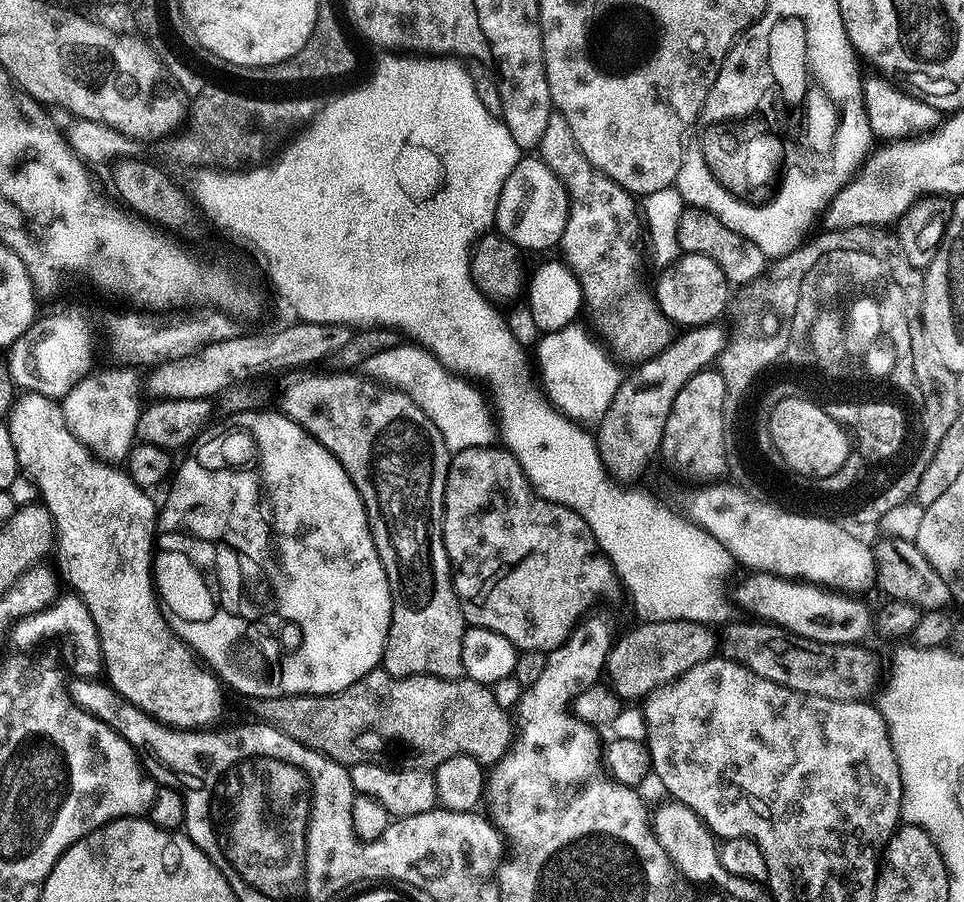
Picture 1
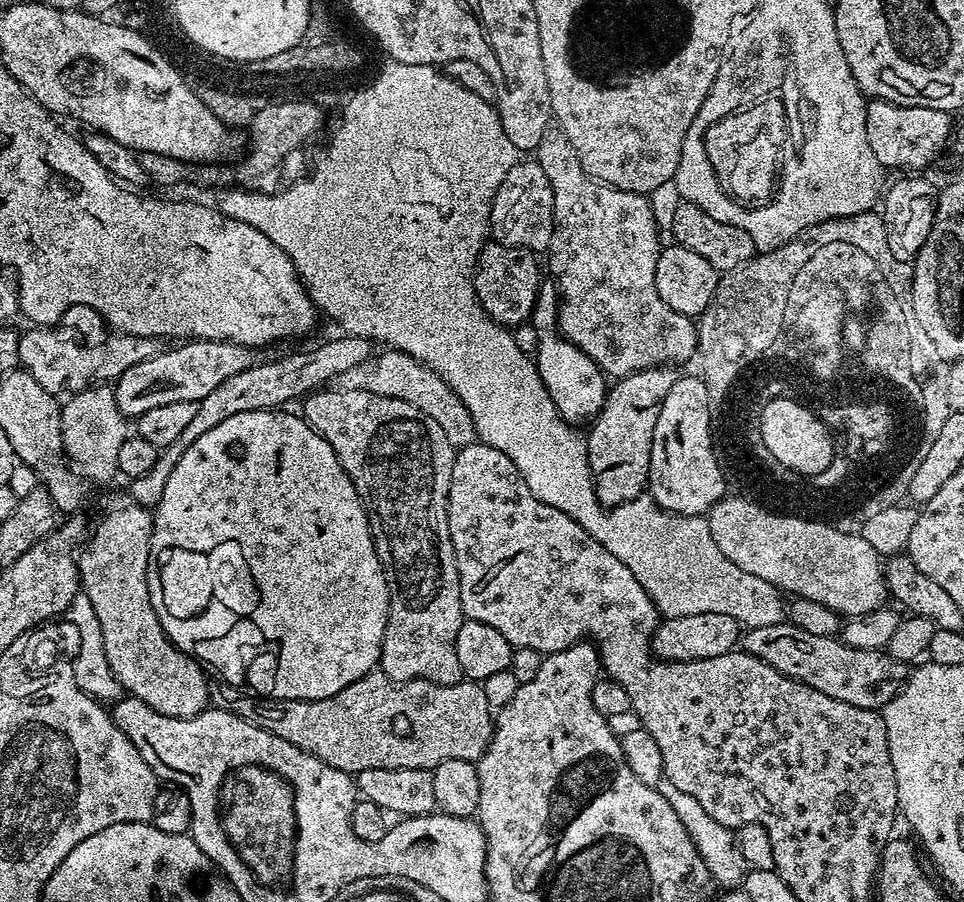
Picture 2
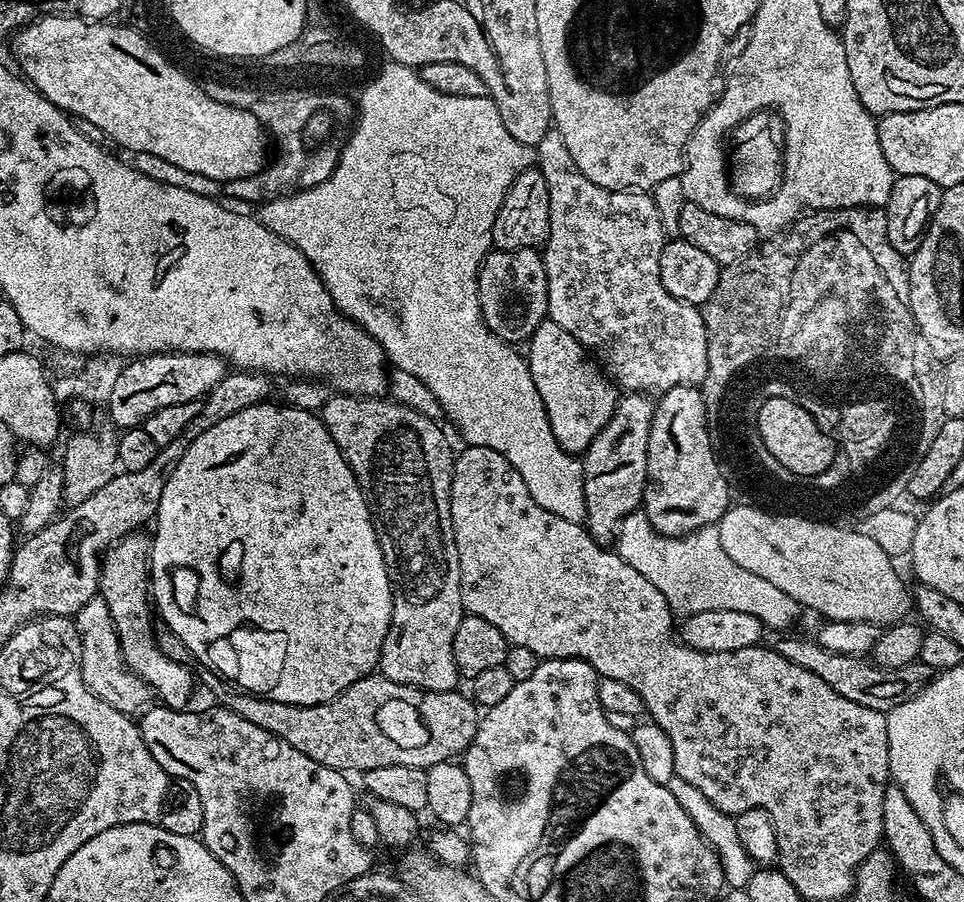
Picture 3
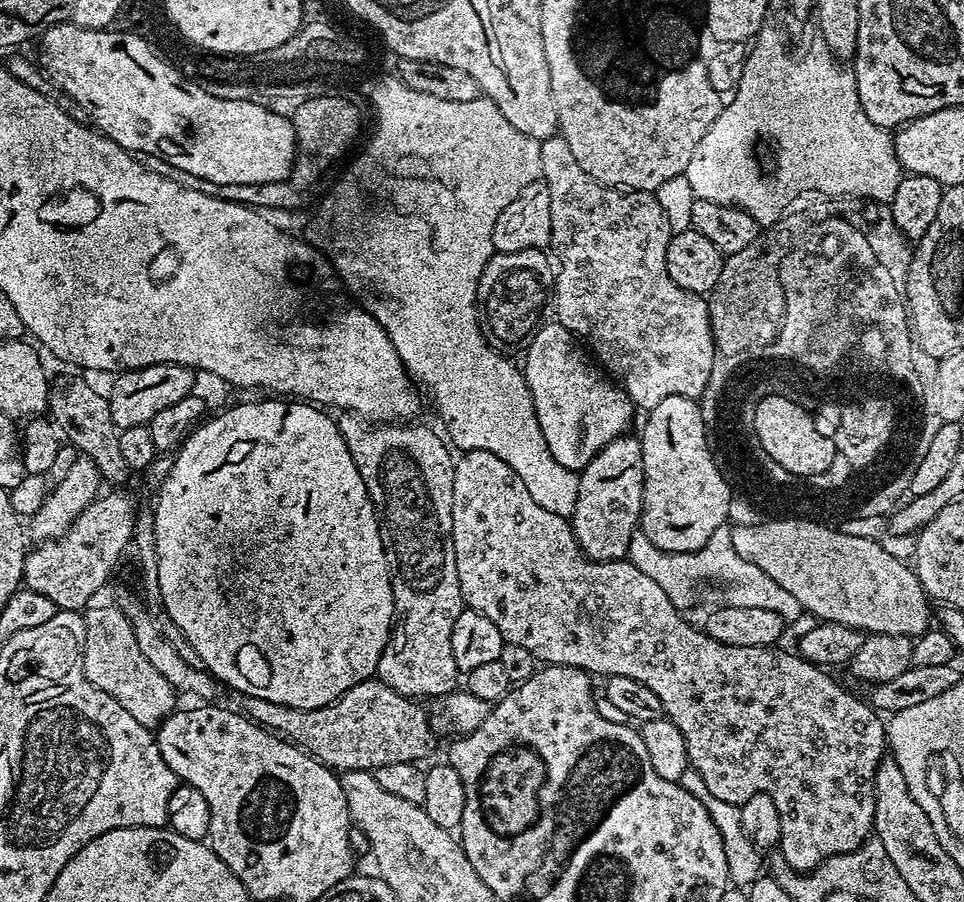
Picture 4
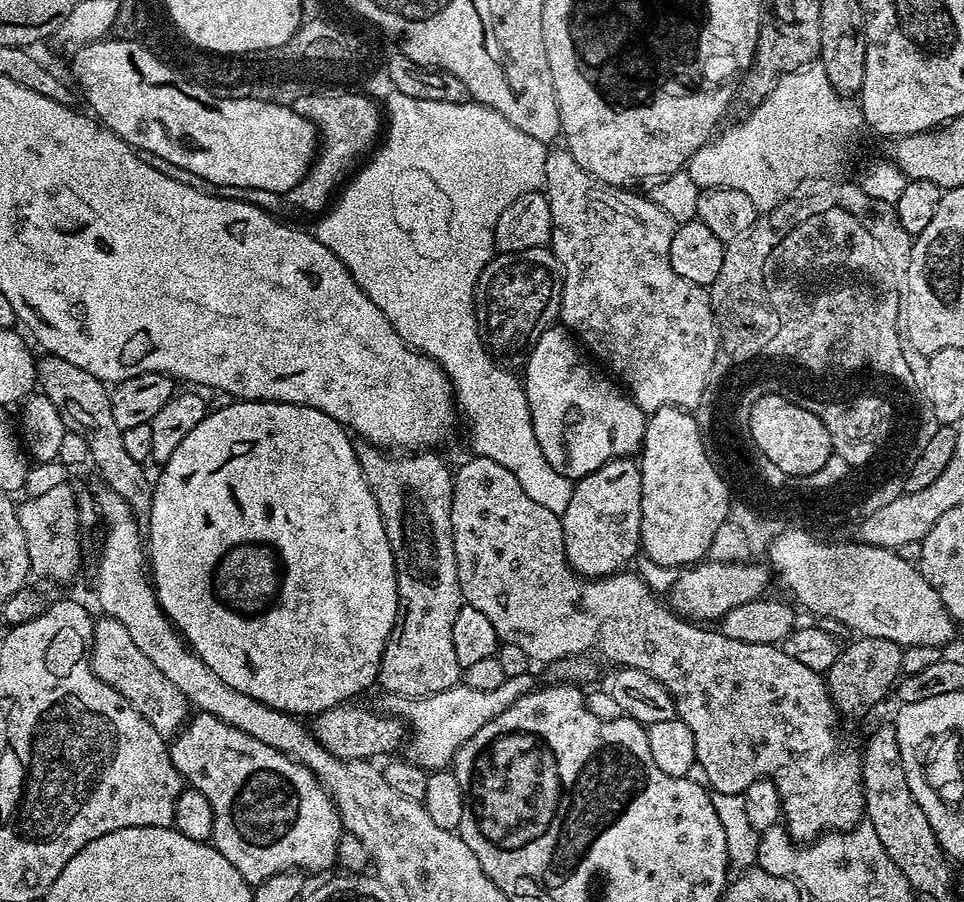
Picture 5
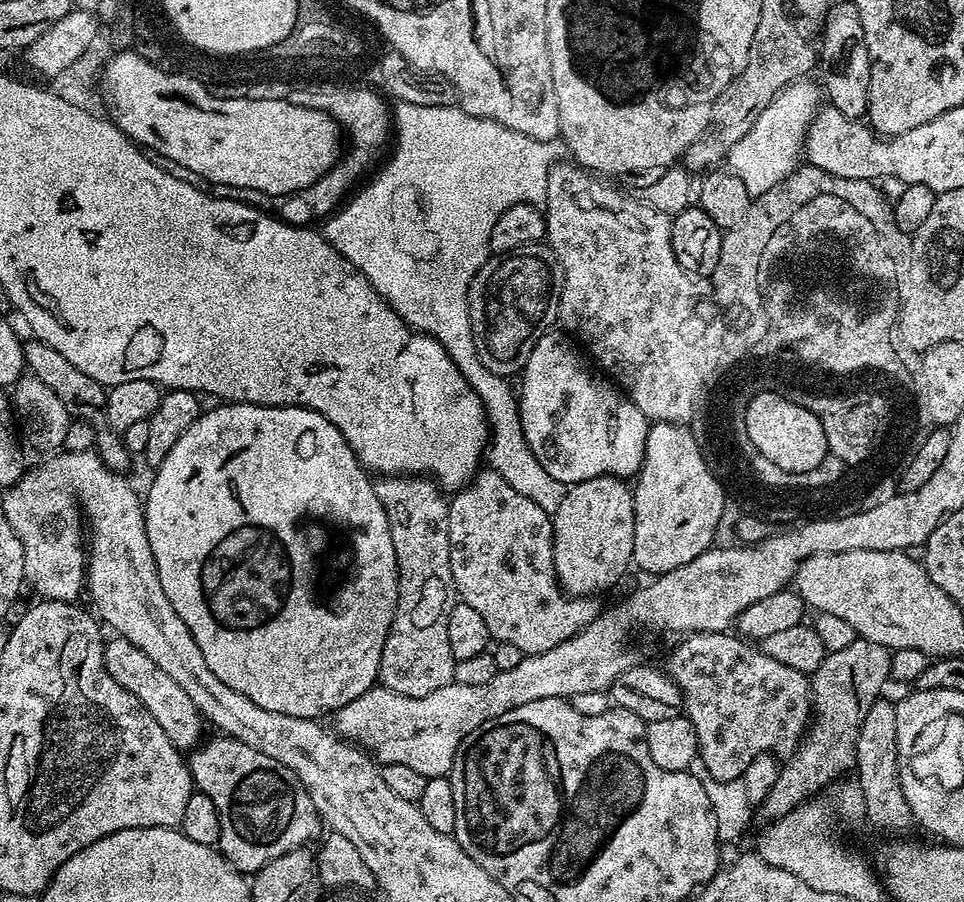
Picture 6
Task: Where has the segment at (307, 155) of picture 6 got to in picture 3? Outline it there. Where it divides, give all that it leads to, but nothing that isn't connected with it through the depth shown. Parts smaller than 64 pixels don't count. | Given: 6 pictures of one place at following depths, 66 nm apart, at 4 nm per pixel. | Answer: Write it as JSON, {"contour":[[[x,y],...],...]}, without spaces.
{"contour":[[[53,14],[51,16],[42,16],[15,33],[16,60],[20,63],[21,68],[19,68],[19,71],[24,79],[37,92],[41,92],[51,104],[58,106],[72,116],[81,116],[89,122],[94,122],[94,125],[98,126],[98,130],[103,132],[109,141],[113,140],[114,143],[129,148],[129,153],[149,151],[150,154],[156,154],[160,158],[164,158],[166,162],[181,167],[182,170],[205,175],[206,178],[212,178],[219,182],[246,178],[265,169],[264,140],[266,137],[261,134],[258,124],[251,121],[250,116],[244,116],[243,110],[235,109],[234,106],[223,105],[222,102],[214,102],[209,95],[206,96],[206,98],[209,98],[208,100],[200,100],[200,92],[192,92],[190,86],[174,86],[174,84],[164,82],[162,74],[160,74],[160,64],[156,64],[156,60],[152,60],[152,48],[148,48],[148,44],[144,44],[144,40],[140,40],[140,36],[132,36],[132,32],[120,32],[120,28],[88,28],[88,25],[88,21],[79,14]]]}

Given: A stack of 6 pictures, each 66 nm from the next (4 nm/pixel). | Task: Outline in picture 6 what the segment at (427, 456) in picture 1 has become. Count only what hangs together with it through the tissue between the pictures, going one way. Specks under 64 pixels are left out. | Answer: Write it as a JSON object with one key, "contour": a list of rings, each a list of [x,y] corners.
{"contour":[[[385,476],[375,481],[378,502],[386,510],[390,538],[394,542],[396,562],[400,575],[400,593],[396,599],[396,613],[392,629],[388,631],[386,646],[382,650],[379,683],[410,698],[426,698],[434,690],[453,683],[456,659],[450,654],[450,641],[446,635],[446,622],[456,596],[450,574],[450,538],[448,537],[448,500],[442,495],[435,480],[422,476]]]}

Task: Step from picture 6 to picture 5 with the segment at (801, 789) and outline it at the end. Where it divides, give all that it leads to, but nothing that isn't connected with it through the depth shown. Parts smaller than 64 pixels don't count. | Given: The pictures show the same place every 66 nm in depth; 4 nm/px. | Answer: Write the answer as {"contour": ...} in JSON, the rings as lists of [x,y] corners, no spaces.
{"contour":[[[860,636],[852,645],[841,651],[838,662],[830,666],[826,674],[828,693],[837,713],[844,716],[864,716],[875,704],[884,700],[888,691],[893,691],[894,685],[901,679],[902,654],[904,648],[899,644],[890,642],[890,638],[874,638],[873,636]]]}

